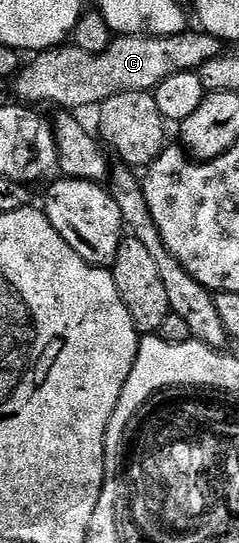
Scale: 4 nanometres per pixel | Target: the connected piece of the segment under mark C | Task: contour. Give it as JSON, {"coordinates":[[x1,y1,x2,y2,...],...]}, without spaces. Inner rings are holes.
{"coordinates":[[186,31,171,37,121,35,98,54,78,47,54,47,41,51,26,69,24,66,20,70,16,78,17,89,26,97,26,102,46,101,49,105,66,105,69,111,89,105,98,106,119,93,150,92,171,74,194,72,211,58,221,55,223,45,218,38,196,32]]}

